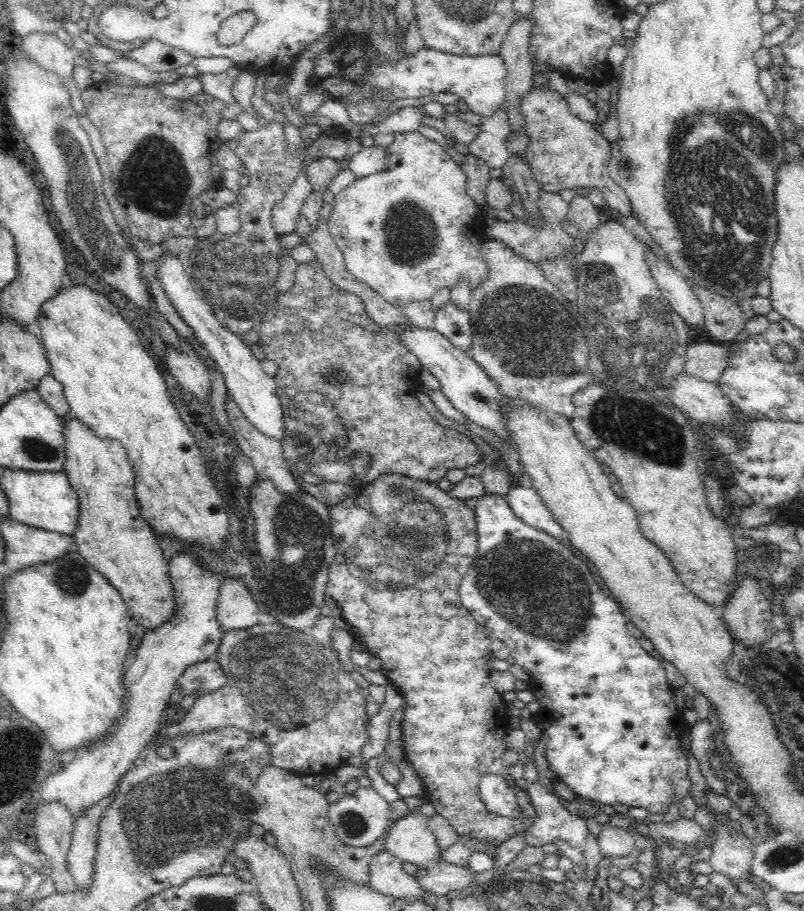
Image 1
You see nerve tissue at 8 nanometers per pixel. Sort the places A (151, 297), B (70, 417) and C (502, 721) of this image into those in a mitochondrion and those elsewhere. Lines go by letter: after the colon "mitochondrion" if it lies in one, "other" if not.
A: other
B: other
C: other

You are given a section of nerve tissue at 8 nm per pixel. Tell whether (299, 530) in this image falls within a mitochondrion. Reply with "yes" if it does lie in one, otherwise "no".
yes

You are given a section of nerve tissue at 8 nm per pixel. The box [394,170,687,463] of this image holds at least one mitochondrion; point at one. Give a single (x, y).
(529, 333)

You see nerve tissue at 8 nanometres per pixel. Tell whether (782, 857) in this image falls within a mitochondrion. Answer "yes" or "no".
yes

